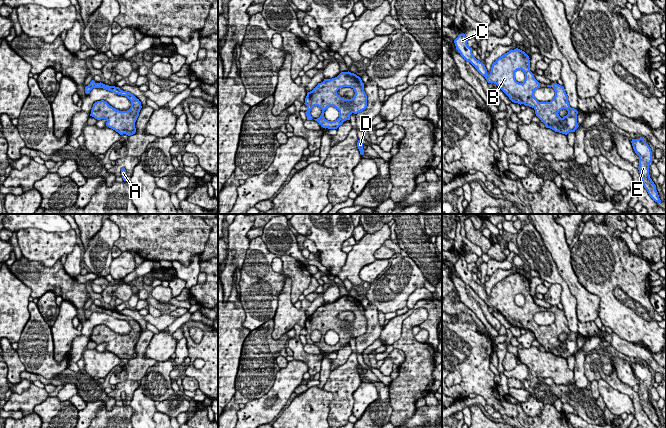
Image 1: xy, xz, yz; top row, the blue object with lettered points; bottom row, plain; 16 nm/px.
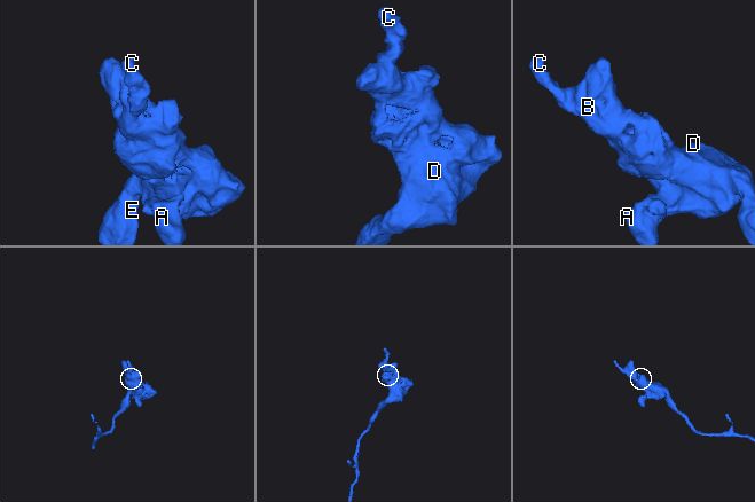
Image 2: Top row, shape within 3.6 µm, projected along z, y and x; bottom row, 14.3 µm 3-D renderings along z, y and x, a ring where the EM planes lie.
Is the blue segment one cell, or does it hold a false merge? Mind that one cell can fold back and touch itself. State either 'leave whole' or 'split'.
leave whole

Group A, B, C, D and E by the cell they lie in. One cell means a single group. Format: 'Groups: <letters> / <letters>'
Groups: A B C D E

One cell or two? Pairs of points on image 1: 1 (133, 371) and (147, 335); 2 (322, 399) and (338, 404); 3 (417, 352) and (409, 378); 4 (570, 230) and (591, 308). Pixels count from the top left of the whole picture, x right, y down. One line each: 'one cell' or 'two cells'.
1: one cell
2: two cells
3: one cell
4: two cells

